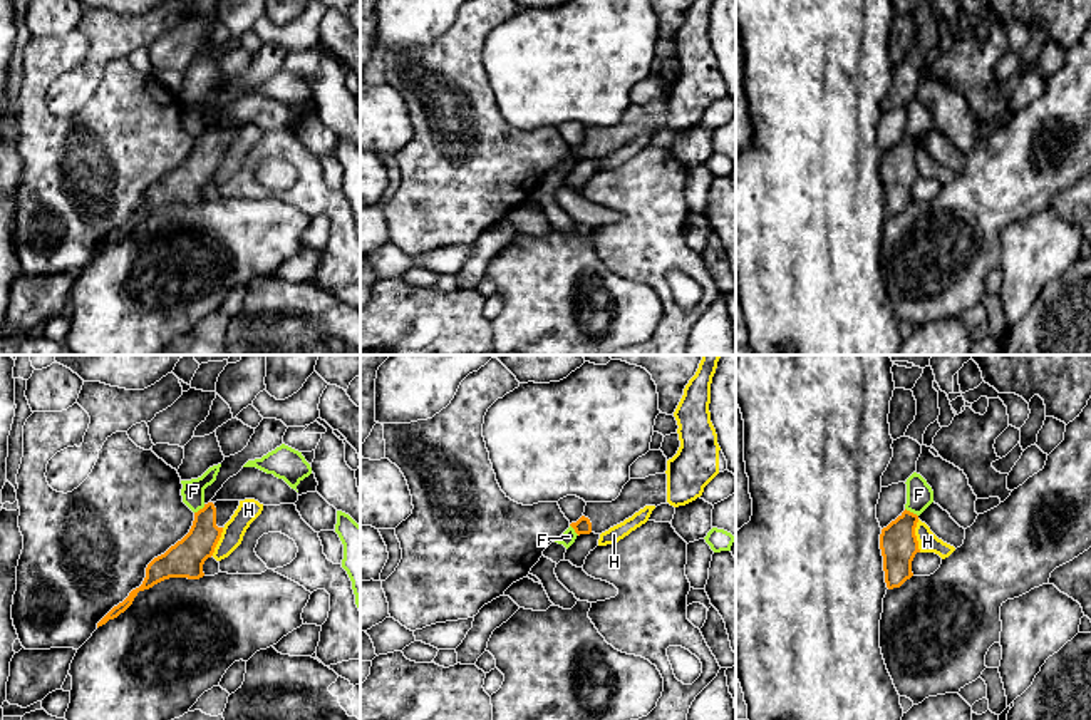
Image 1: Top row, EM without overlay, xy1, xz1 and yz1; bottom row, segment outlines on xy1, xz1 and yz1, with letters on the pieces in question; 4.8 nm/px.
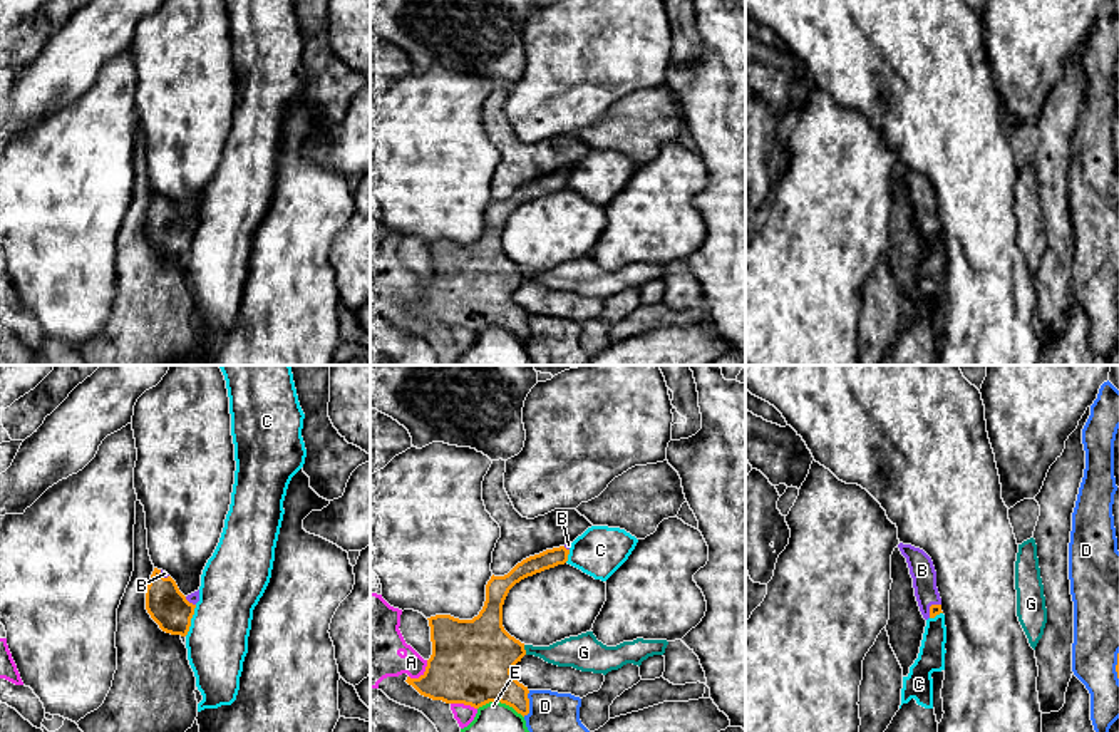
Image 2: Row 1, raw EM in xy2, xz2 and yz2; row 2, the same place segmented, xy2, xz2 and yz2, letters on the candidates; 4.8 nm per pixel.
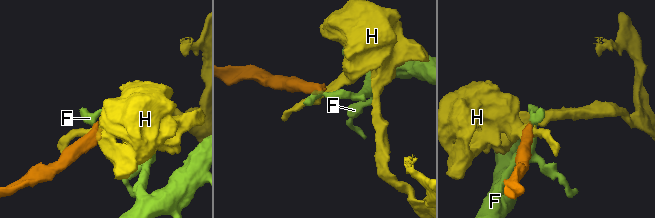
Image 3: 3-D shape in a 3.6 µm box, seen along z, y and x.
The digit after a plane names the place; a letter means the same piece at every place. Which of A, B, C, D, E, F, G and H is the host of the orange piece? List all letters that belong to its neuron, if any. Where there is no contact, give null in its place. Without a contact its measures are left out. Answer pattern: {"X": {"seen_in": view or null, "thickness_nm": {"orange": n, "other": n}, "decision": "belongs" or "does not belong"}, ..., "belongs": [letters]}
{"A": {"seen_in": "xz2", "thickness_nm": {"orange": 400, "other": 260}, "decision": "does not belong"}, "B": {"seen_in": "yz2", "thickness_nm": {"orange": 50, "other": 120}, "decision": "belongs"}, "C": {"seen_in": "xy2", "thickness_nm": {"orange": 190, "other": 300}, "decision": "does not belong"}, "D": {"seen_in": "xz2", "thickness_nm": {"orange": 260, "other": 190}, "decision": "does not belong"}, "E": {"seen_in": "xz2", "thickness_nm": {"orange": 400, "other": 140}, "decision": "does not belong"}, "F": {"seen_in": "yz1", "thickness_nm": {"orange": 180, "other": 130}, "decision": "does not belong"}, "G": {"seen_in": "xz2", "thickness_nm": {"orange": 360, "other": 150}, "decision": "does not belong"}, "H": {"seen_in": "yz1", "thickness_nm": {"orange": 180, "other": 100}, "decision": "does not belong"}, "belongs": ["B"]}

